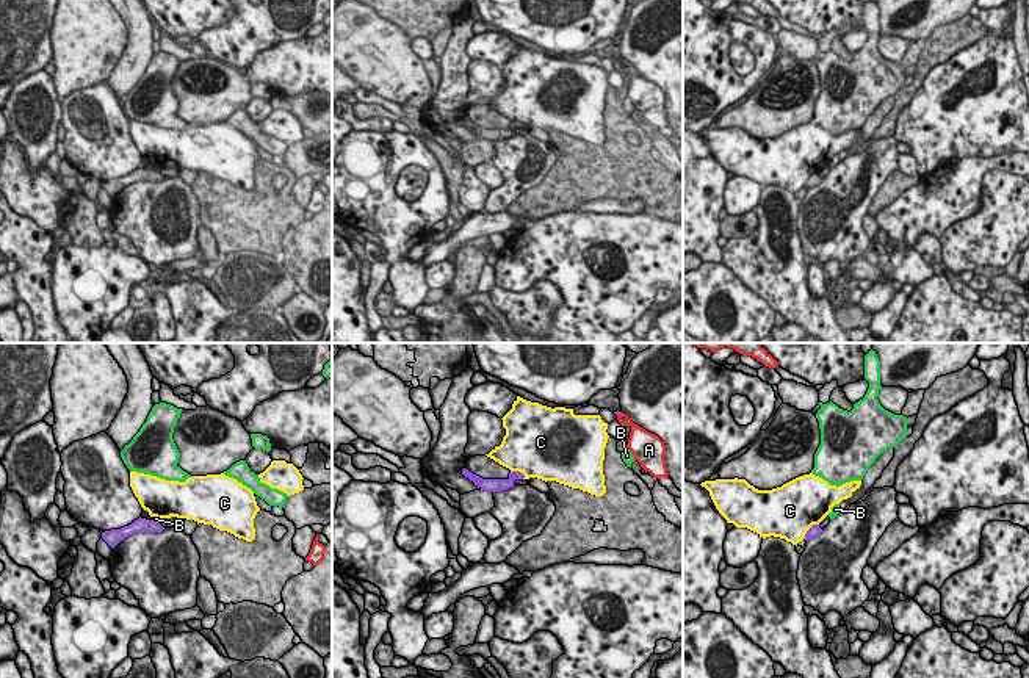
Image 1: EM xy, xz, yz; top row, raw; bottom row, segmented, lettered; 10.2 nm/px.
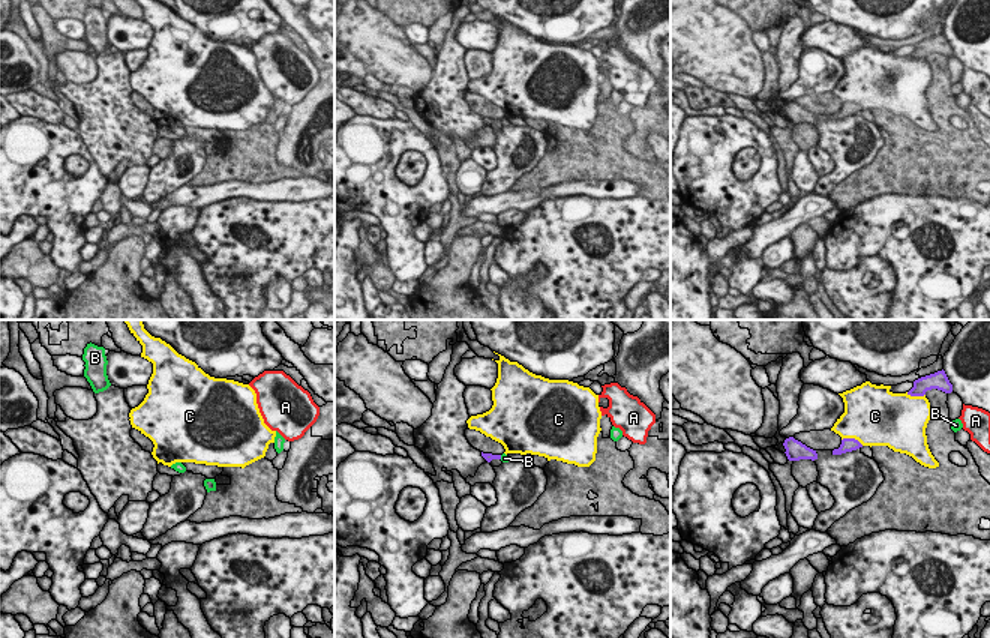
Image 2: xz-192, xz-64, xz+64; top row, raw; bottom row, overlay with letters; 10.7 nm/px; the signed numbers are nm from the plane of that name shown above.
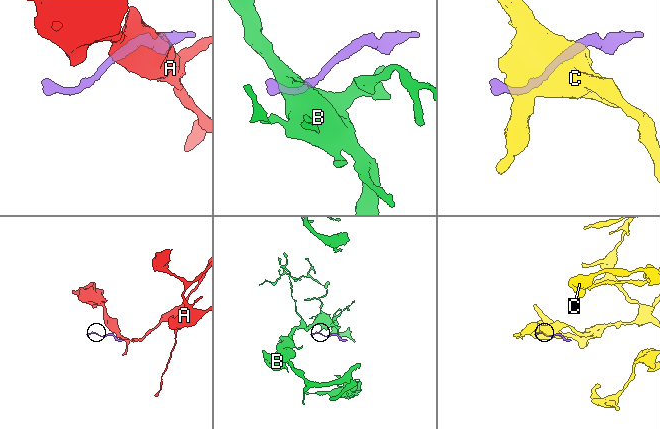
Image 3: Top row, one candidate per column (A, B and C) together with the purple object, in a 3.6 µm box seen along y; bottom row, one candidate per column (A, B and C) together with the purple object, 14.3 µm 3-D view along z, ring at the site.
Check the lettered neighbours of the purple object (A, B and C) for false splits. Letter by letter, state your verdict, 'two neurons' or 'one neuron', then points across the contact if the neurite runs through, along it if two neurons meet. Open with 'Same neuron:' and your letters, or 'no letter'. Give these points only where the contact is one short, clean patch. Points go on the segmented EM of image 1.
Same neuron: no letter
A: two neurons; border xz (621, 412), (617, 415)
B: two neurons; border xy (154, 519), (158, 523)
C: two neurons

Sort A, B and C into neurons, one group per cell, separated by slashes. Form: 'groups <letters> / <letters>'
groups A / B / C

